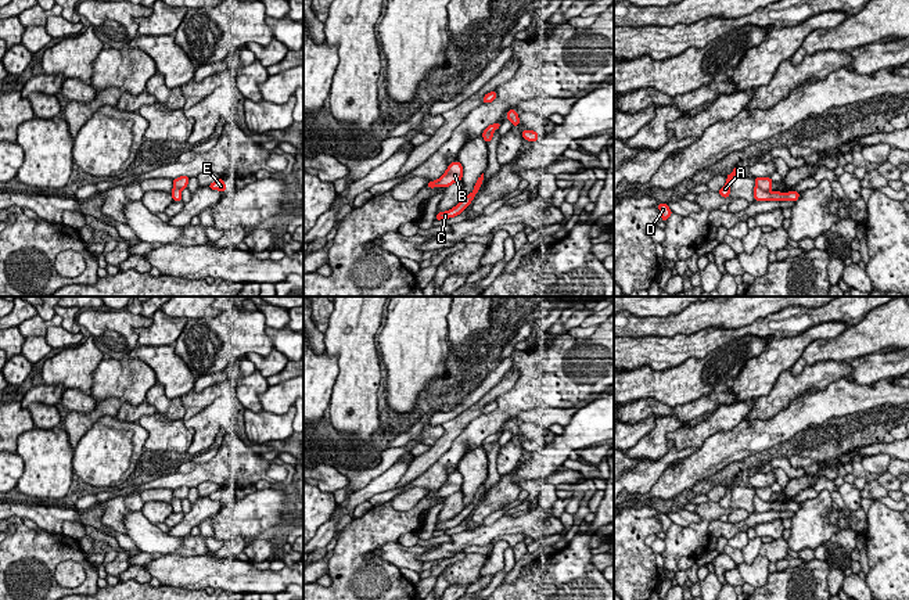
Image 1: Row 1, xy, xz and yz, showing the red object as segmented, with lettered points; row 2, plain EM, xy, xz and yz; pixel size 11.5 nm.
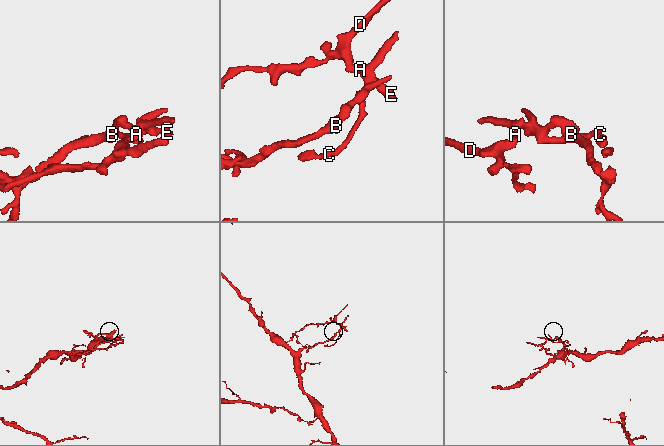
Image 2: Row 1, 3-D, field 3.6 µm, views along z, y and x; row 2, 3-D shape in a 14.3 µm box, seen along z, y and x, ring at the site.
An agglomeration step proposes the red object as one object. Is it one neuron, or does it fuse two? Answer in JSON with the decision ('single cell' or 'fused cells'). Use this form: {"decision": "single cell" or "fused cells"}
{"decision": "fused cells"}

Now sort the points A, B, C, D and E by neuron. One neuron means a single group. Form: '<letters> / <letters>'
A C D E / B

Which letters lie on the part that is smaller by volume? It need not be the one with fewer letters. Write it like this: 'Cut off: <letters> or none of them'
Cut off: A, C, D, E

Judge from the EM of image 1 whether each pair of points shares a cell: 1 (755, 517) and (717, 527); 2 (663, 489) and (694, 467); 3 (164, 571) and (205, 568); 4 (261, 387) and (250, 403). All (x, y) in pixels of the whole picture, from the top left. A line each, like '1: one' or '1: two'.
1: one
2: one
3: one
4: one

